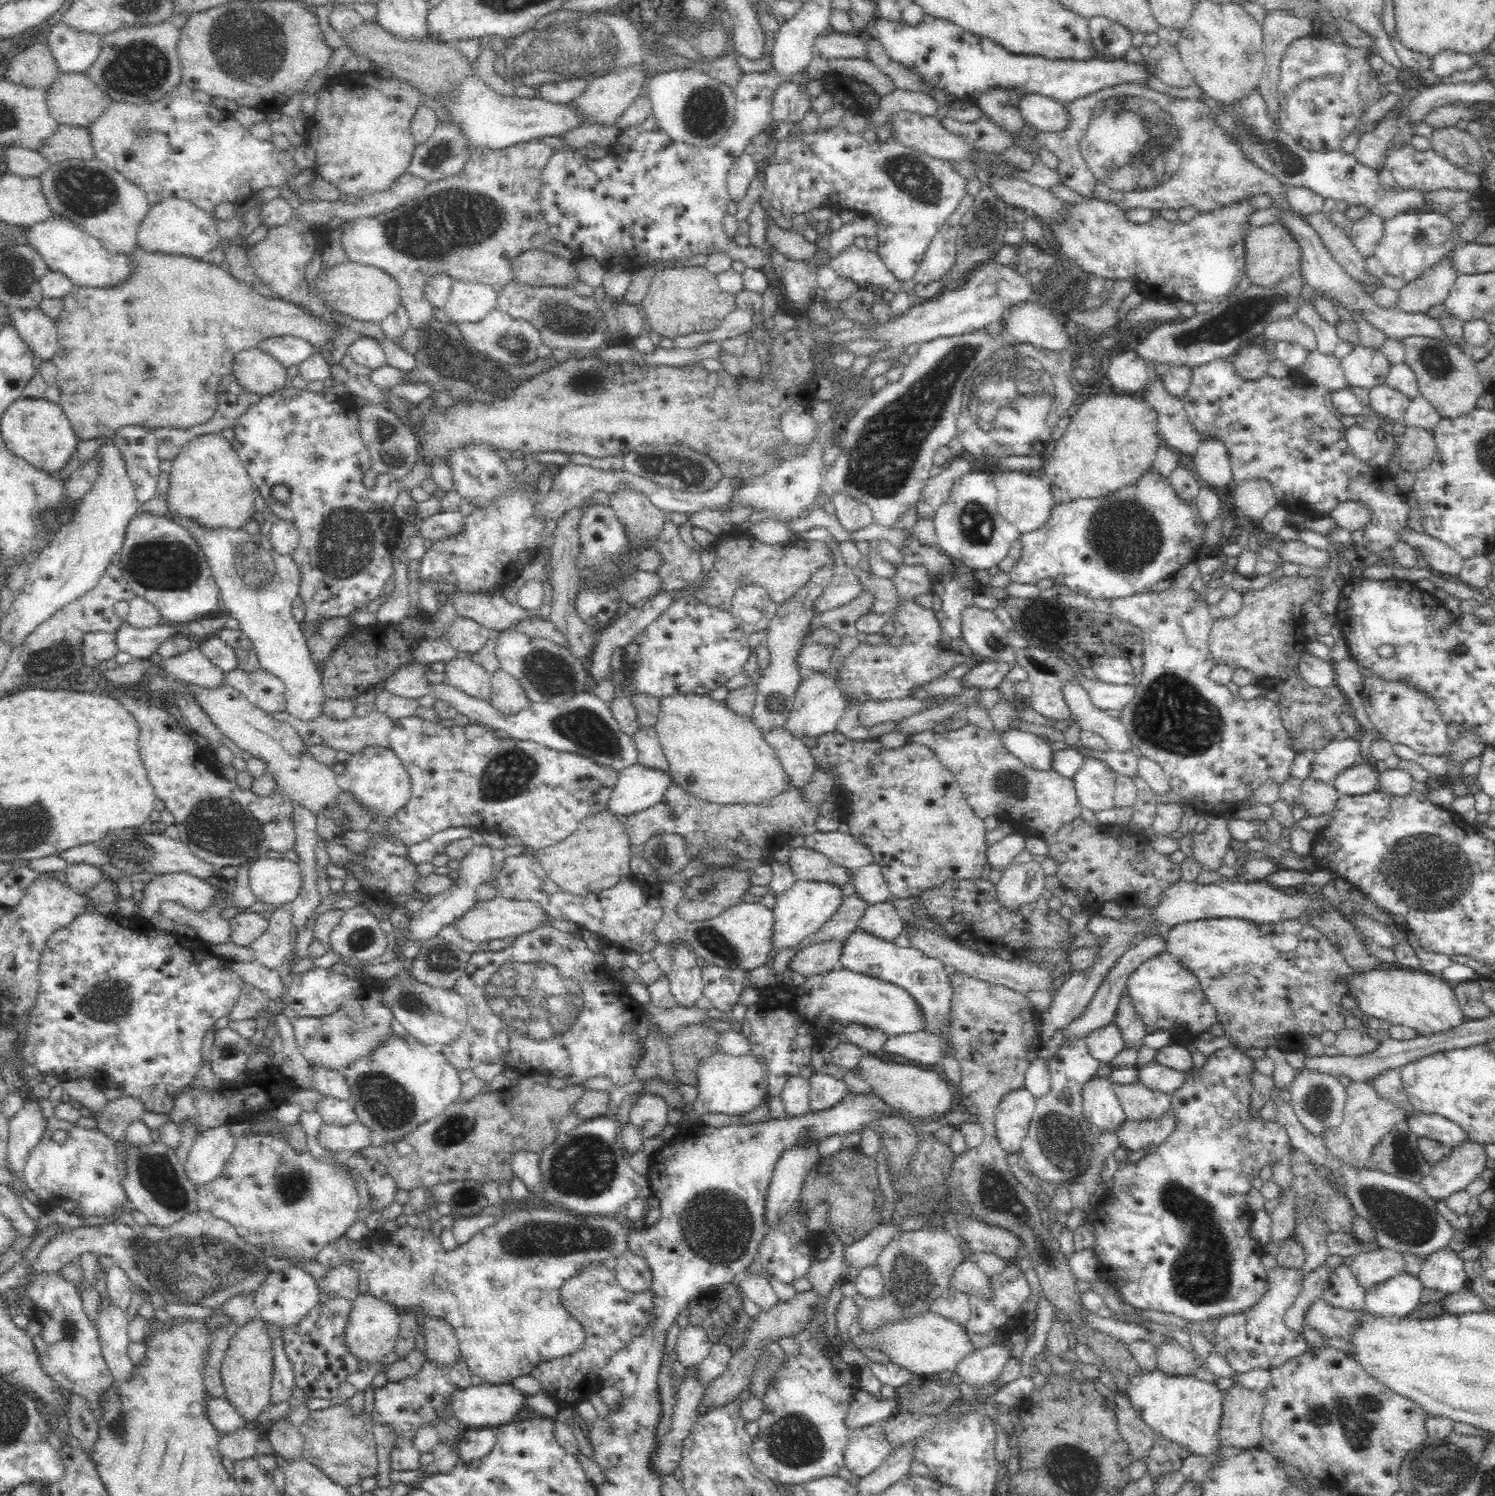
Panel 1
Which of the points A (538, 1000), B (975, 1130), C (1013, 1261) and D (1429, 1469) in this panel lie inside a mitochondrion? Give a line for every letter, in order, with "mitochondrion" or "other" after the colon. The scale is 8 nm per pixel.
A: mitochondrion
B: other
C: other
D: mitochondrion

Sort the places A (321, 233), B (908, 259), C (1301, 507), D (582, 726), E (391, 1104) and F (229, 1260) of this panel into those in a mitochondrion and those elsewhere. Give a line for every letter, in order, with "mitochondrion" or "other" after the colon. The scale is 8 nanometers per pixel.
A: other
B: other
C: other
D: mitochondrion
E: mitochondrion
F: mitochondrion

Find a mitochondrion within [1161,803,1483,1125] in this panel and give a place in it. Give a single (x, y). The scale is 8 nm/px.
(1430, 874)

